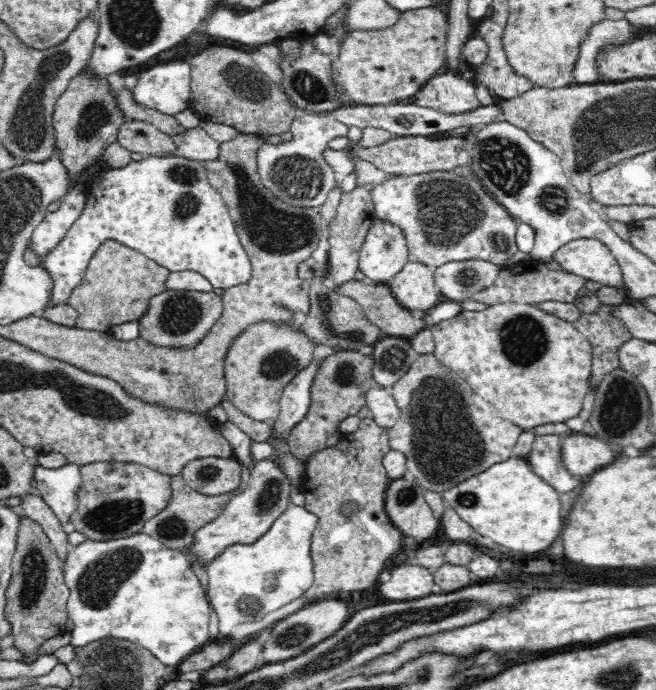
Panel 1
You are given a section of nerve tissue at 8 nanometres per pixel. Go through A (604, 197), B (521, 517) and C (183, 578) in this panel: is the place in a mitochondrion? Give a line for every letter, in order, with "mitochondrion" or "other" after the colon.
A: other
B: other
C: other

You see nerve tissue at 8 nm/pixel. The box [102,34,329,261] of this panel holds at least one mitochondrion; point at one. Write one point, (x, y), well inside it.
(269, 226)

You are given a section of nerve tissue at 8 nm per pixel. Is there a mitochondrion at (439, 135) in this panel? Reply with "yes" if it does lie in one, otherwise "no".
no

